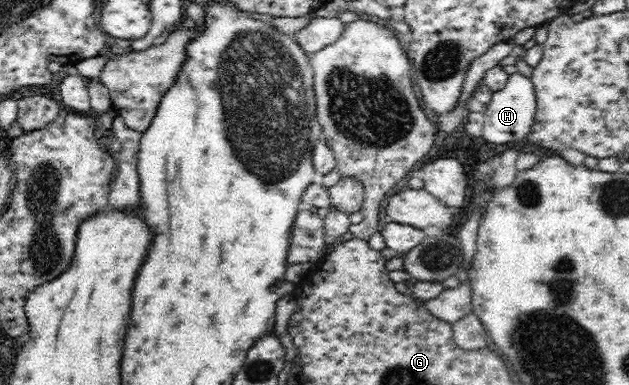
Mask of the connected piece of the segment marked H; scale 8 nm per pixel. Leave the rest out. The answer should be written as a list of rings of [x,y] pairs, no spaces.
[[[519,71],[513,72],[508,77],[506,86],[502,90],[493,92],[486,104],[486,111],[483,112],[485,124],[480,139],[492,144],[522,141],[531,132],[536,109],[536,95],[531,78],[522,75]]]

